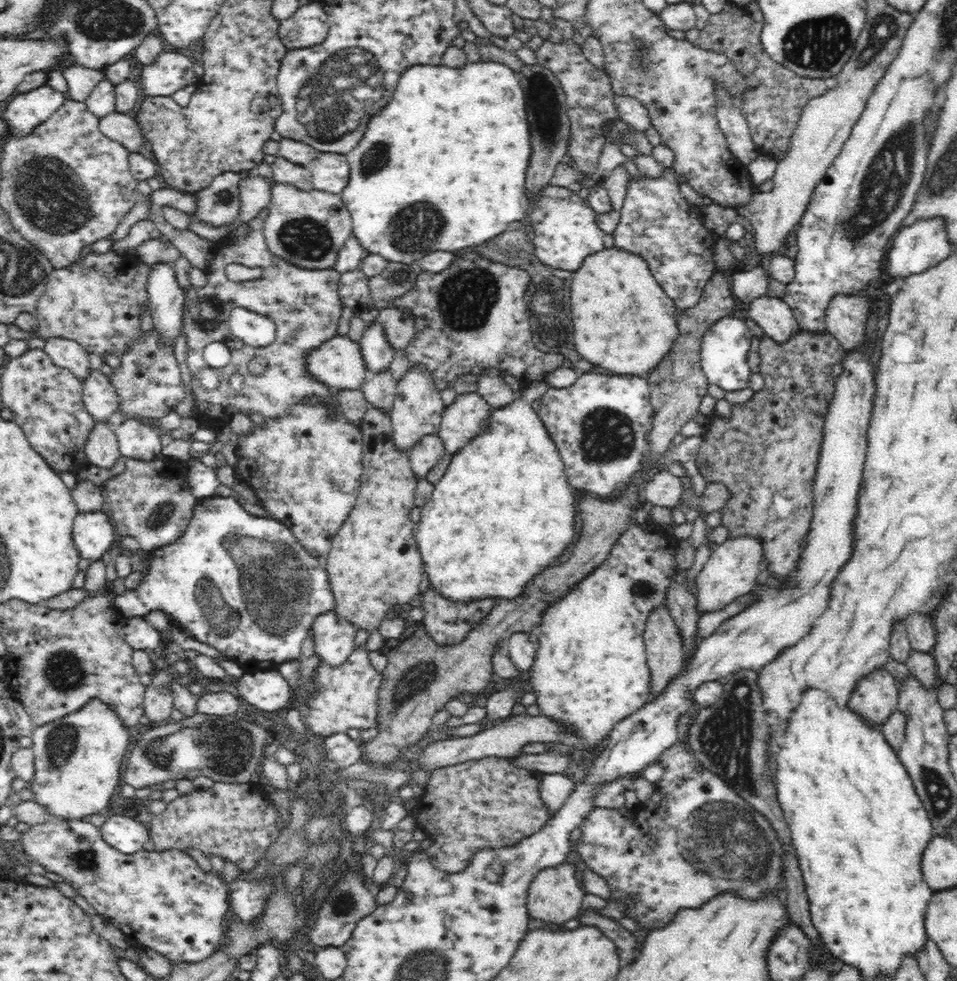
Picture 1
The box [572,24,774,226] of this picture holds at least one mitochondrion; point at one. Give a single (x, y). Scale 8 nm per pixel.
(643, 58)

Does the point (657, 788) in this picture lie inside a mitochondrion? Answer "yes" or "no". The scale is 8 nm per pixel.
no

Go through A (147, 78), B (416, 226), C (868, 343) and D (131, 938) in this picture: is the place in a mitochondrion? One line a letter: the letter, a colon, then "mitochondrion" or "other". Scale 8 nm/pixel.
A: other
B: mitochondrion
C: other
D: other

